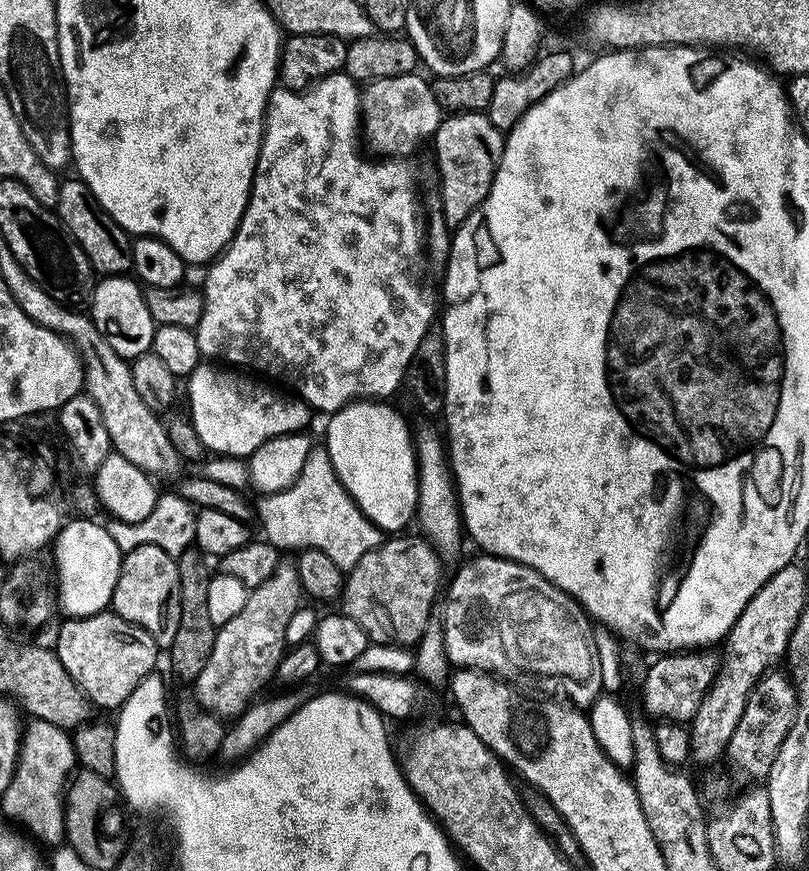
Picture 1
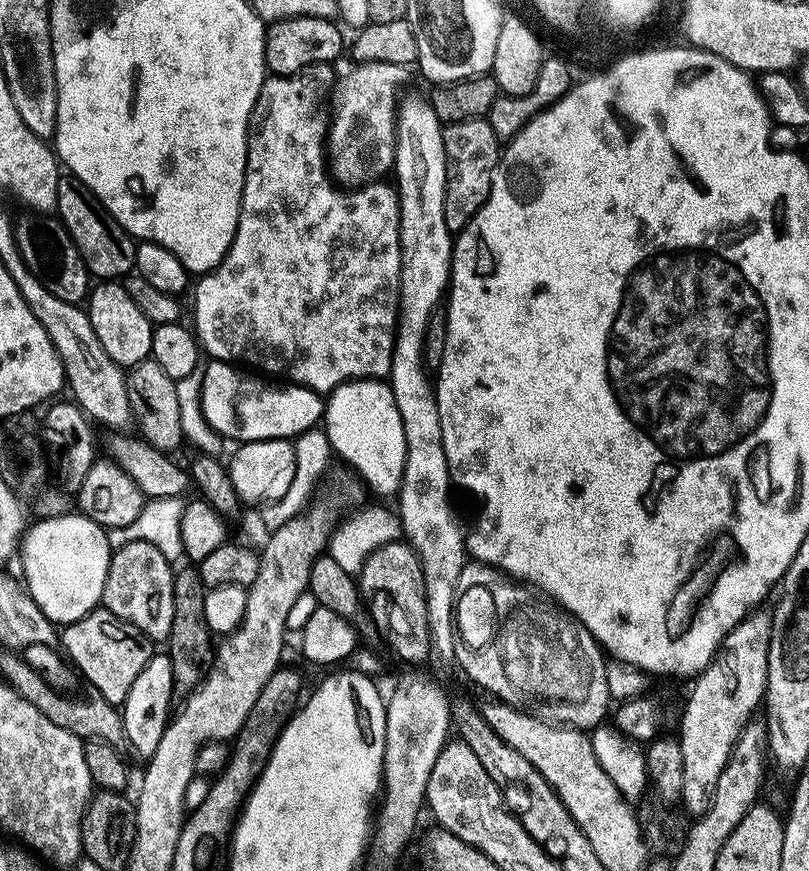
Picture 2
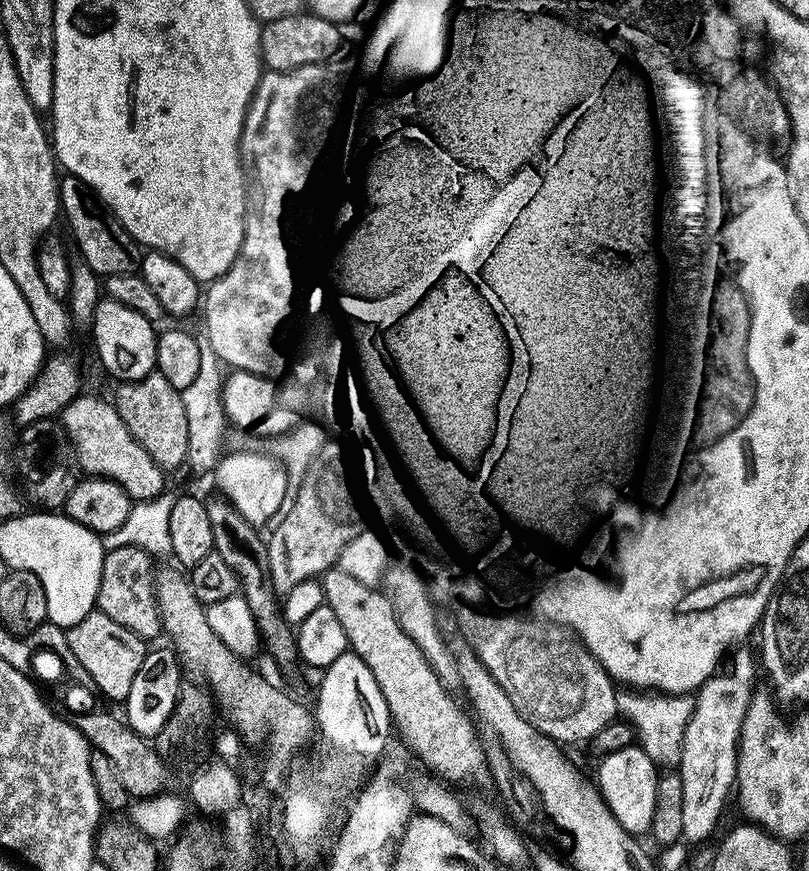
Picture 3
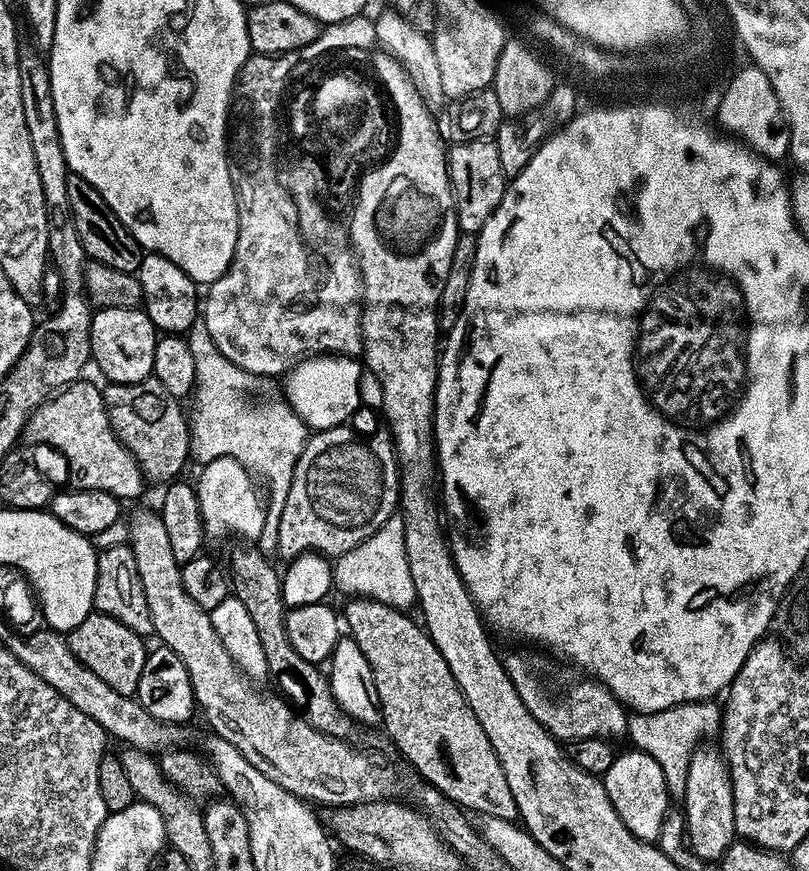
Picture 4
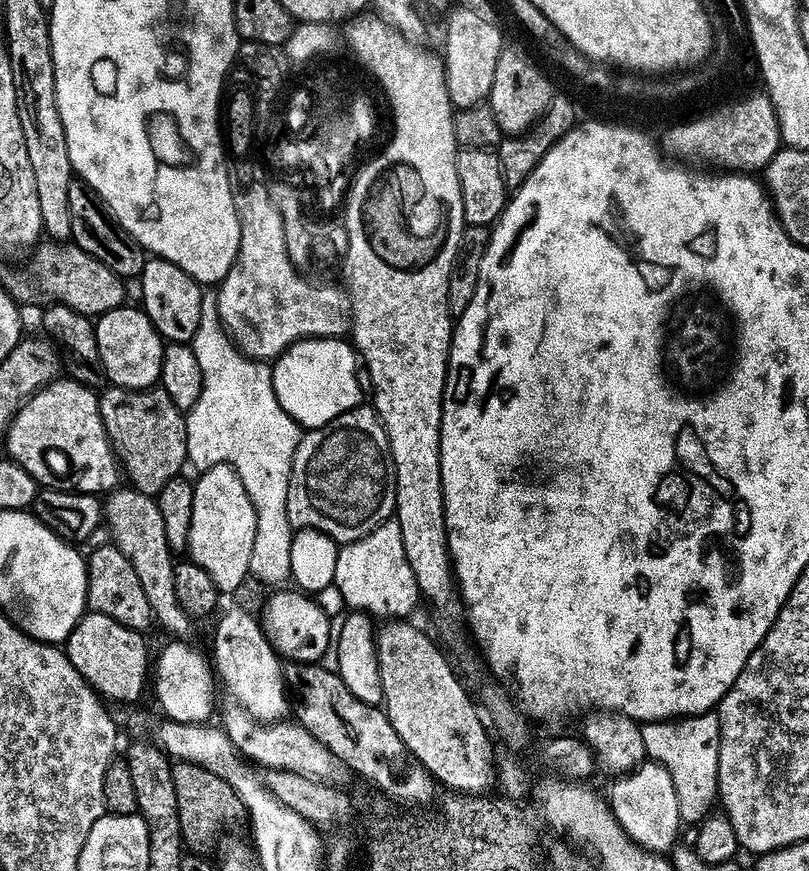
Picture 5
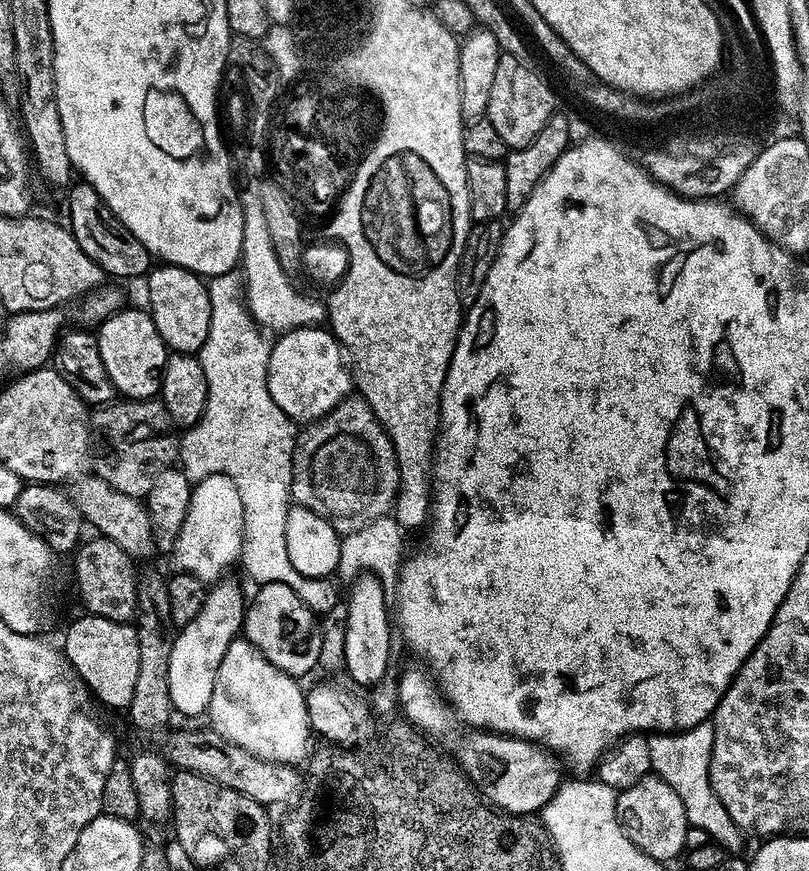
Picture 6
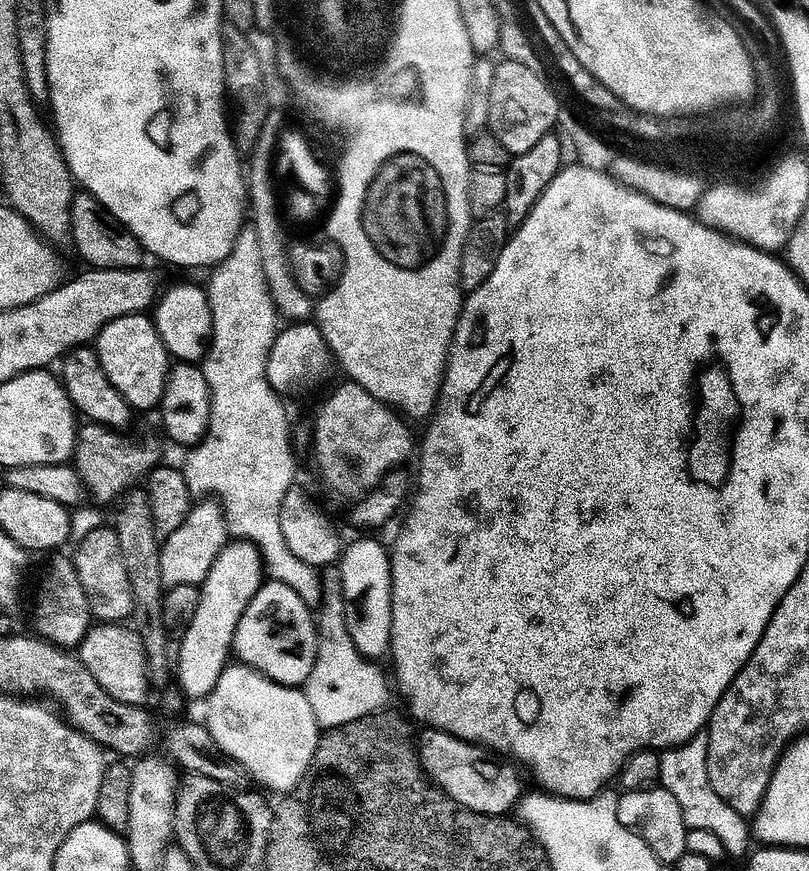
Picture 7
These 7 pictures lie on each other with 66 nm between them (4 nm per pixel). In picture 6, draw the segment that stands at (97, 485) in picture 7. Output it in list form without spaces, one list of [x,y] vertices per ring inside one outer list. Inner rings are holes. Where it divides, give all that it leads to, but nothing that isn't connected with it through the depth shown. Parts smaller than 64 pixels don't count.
[[[125,399],[120,403],[124,404],[105,404],[91,413],[94,452],[98,457],[94,468],[119,494],[144,502],[150,490],[158,486],[166,470],[177,467],[181,437],[178,434],[176,436],[178,426],[170,418],[170,410],[166,410],[163,399]]]

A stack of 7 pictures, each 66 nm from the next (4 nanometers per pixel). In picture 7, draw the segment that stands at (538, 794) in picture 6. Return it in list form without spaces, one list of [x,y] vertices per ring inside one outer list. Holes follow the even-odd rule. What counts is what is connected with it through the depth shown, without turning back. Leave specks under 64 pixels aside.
[[[424,730],[420,734],[424,738],[424,764],[428,771],[448,788],[463,808],[487,816],[507,817],[511,813],[508,811],[519,805],[526,789],[520,777],[521,769],[515,763],[505,762],[488,749],[471,744],[469,740],[460,740],[448,732]]]

